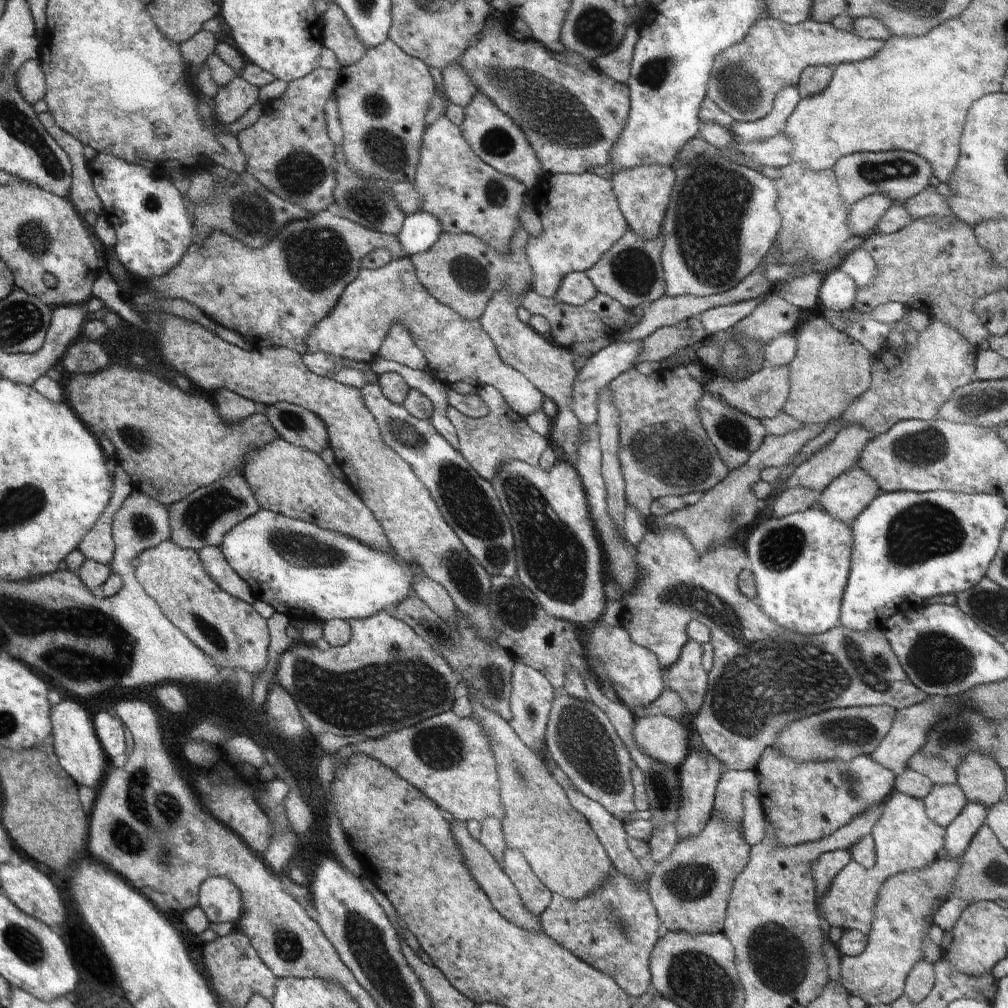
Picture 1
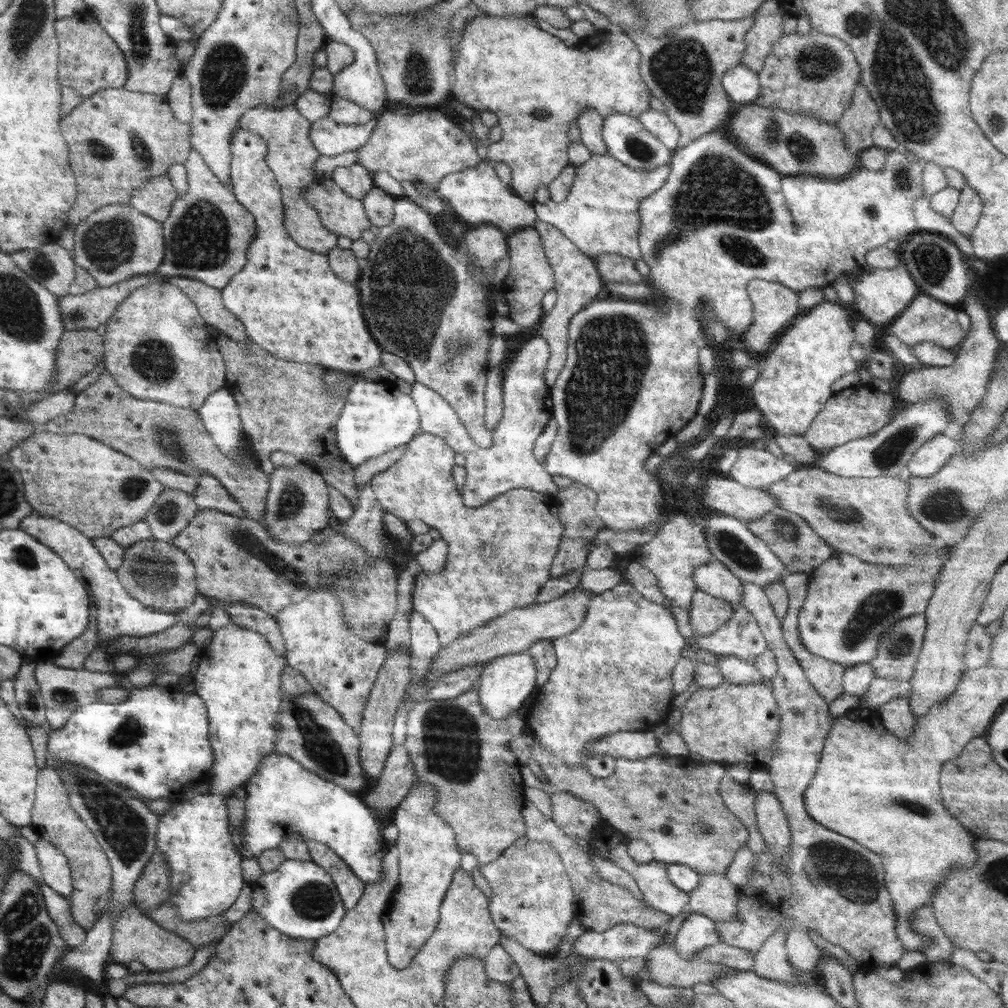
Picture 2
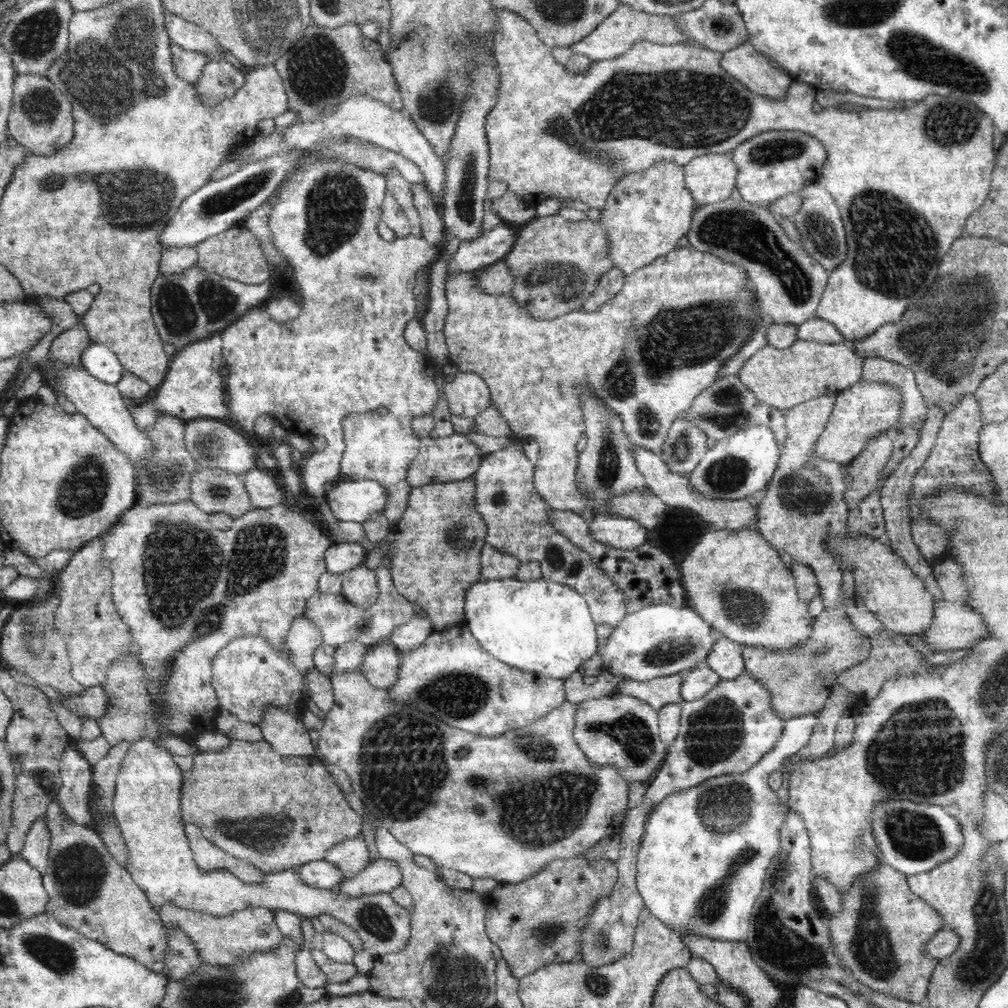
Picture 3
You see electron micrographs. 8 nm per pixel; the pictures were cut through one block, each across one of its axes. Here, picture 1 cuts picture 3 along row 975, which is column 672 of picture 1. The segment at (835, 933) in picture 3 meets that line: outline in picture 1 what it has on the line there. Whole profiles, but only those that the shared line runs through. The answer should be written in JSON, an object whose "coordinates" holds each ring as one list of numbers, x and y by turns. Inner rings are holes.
{"coordinates":[[740,771,721,773,718,788,715,792,715,809,719,812,719,820,711,820,698,836,690,836,686,840,679,840,676,848,668,860,655,864,653,872,648,875,648,887,652,904,662,923,664,931,686,932,698,936,702,932,723,932,726,907,736,877,750,862,750,845,744,839,744,818,742,808,742,792,749,790,758,793,759,782,756,771]]}

